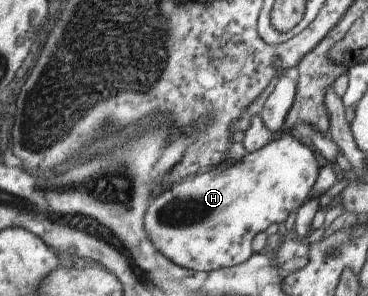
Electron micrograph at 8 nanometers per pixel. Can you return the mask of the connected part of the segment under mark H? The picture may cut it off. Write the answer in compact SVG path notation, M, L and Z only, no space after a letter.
M281 132L270 143L267 143L262 149L257 149L253 152L247 152L247 154L240 159L240 161L227 160L224 164L211 168L207 172L200 172L199 174L187 177L184 181L174 184L171 189L165 191L159 191L155 194L154 198L150 201L148 209L146 209L144 217L144 229L148 233L152 245L158 249L158 253L162 253L166 259L170 259L172 263L176 265L193 269L194 271L209 272L212 270L227 268L230 266L238 265L247 259L252 257L251 241L256 237L260 231L265 231L272 223L280 223L286 221L286 218L292 211L296 211L298 207L302 207L310 193L312 193L312 187L318 179L318 173L320 173L321 166L318 165L318 156L313 155L314 151L310 147L304 145L299 140L291 136L289 132Z

